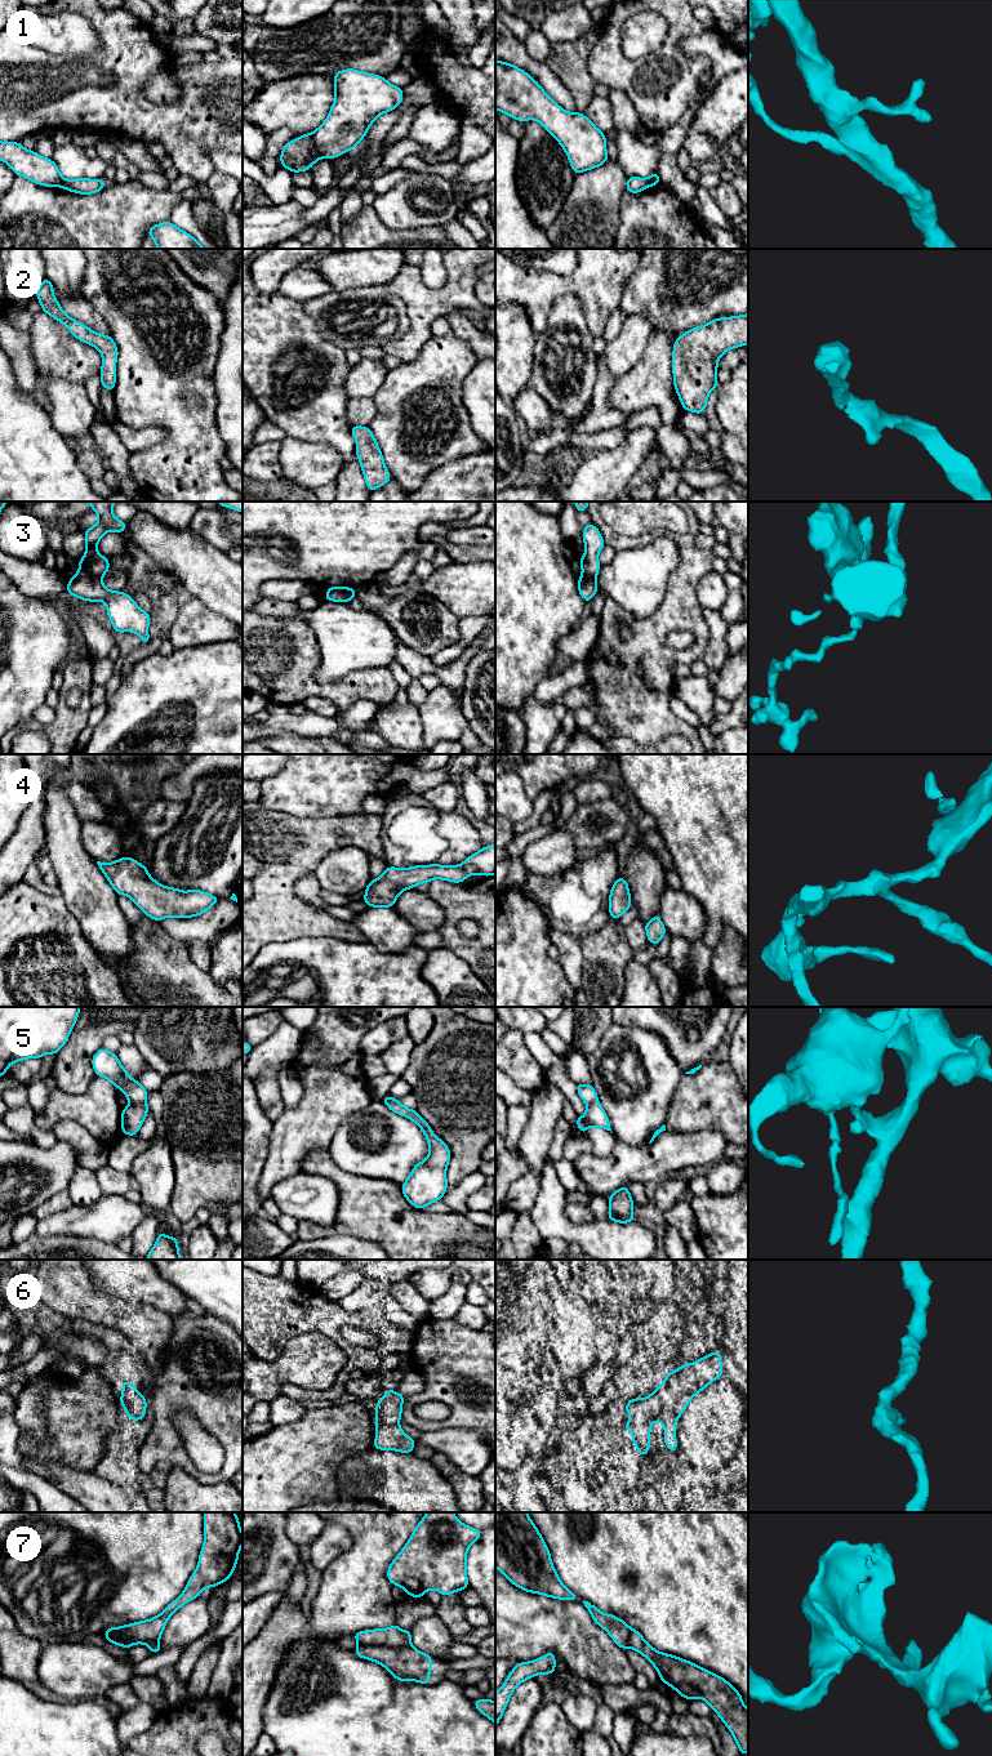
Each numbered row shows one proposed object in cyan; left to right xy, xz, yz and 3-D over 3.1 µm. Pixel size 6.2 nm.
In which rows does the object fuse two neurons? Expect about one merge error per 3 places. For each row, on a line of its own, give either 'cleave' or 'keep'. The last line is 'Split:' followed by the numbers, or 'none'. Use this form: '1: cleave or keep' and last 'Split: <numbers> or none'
1: cleave
2: keep
3: cleave
4: keep
5: cleave
6: keep
7: cleave
Split: 1, 3, 5, 7

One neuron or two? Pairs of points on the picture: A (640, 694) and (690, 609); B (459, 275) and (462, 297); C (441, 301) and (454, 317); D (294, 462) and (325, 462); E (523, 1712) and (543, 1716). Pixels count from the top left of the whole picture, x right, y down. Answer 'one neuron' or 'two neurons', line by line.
A: one neuron
B: one neuron
C: two neurons
D: one neuron
E: two neurons

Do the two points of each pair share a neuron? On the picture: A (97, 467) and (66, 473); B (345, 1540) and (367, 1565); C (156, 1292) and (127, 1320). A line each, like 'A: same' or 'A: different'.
A: different
B: different
C: different

